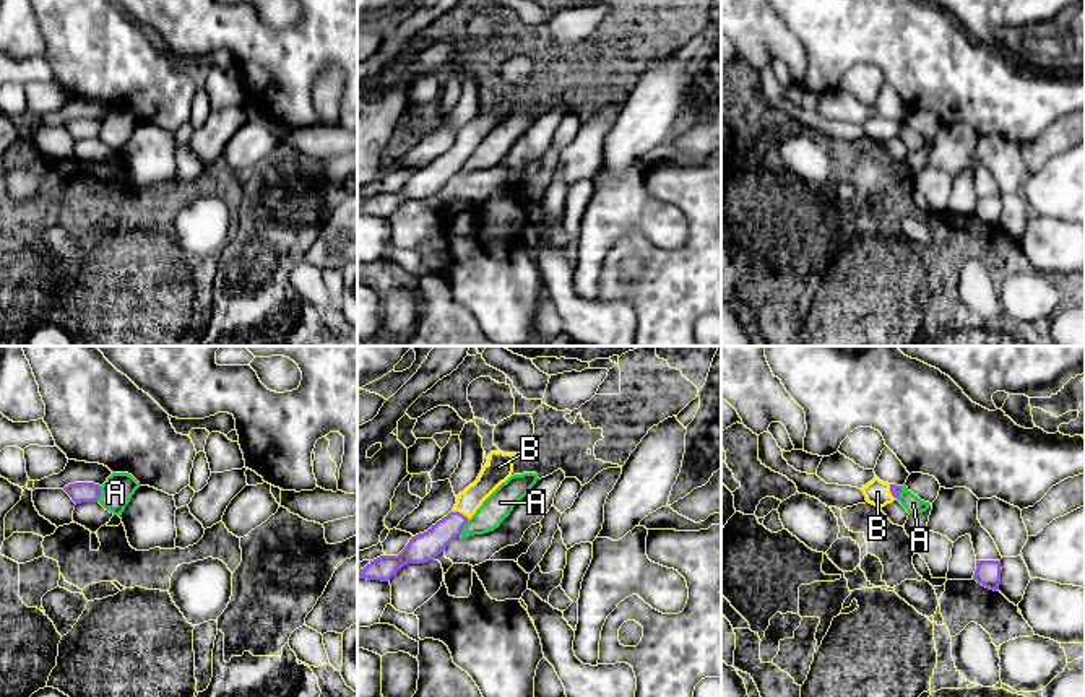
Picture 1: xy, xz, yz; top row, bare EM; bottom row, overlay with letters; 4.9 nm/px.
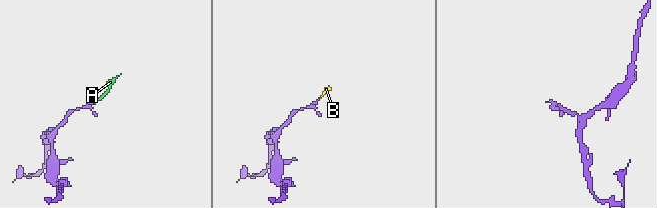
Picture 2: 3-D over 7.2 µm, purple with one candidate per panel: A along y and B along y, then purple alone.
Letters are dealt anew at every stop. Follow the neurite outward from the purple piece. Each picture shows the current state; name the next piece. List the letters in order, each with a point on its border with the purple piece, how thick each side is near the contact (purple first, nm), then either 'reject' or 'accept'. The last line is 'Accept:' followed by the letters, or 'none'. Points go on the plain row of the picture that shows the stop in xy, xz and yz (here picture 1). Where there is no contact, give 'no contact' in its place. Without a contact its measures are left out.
A: meets purple in xy at (99, 130); 100 nm thick on the purple side, 160 nm on the other; reject
B: meets purple in xz at (462, 150); 150 nm thick on the purple side, 120 nm on the other; accept
Accept: B

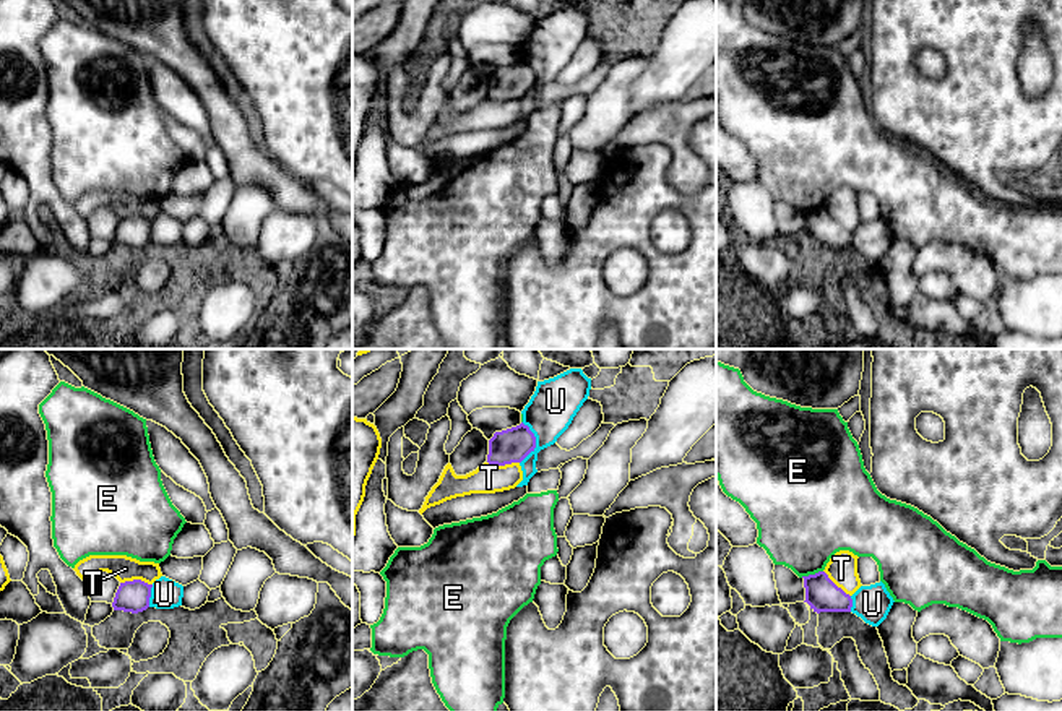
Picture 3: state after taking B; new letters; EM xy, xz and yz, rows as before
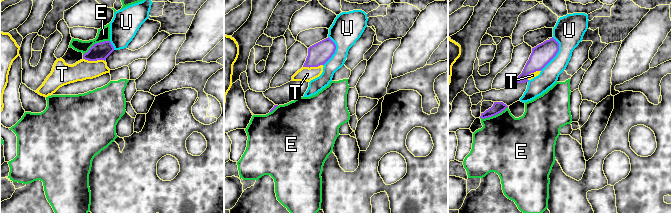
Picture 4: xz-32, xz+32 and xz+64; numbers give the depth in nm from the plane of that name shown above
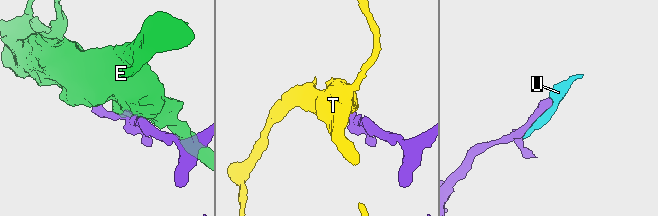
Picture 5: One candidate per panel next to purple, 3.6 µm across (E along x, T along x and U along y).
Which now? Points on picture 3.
E: meets purple in yz at (811, 211); 170 nm thick on the purple side, 420 nm on the other; reject
T: meets purple in xy at (137, 216); 160 nm thick on the purple side, 130 nm on the other; reject
U: meets purple in xz at (535, 80); 170 nm thick on the purple side, 240 nm on the other; reject
Accept: none

